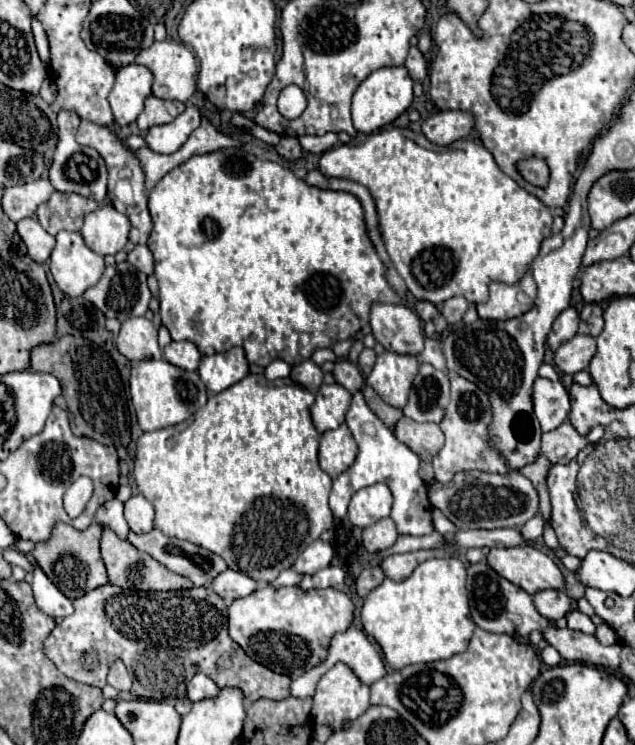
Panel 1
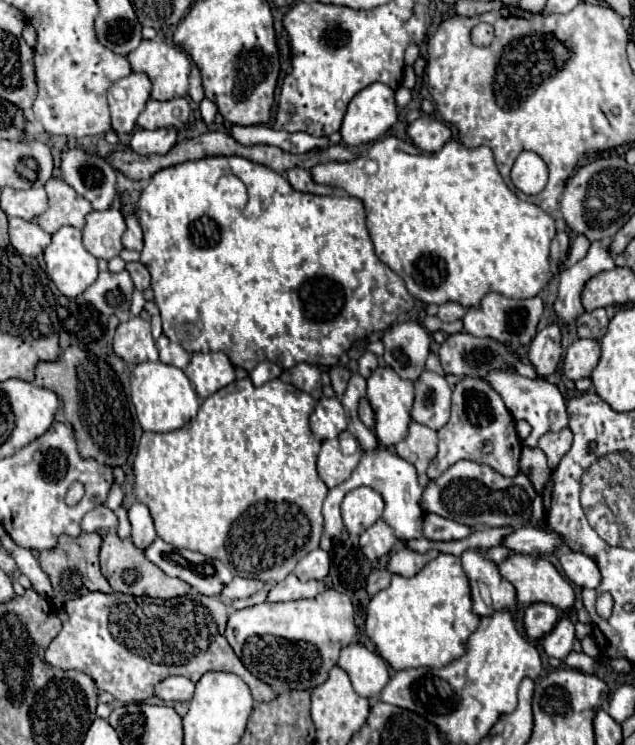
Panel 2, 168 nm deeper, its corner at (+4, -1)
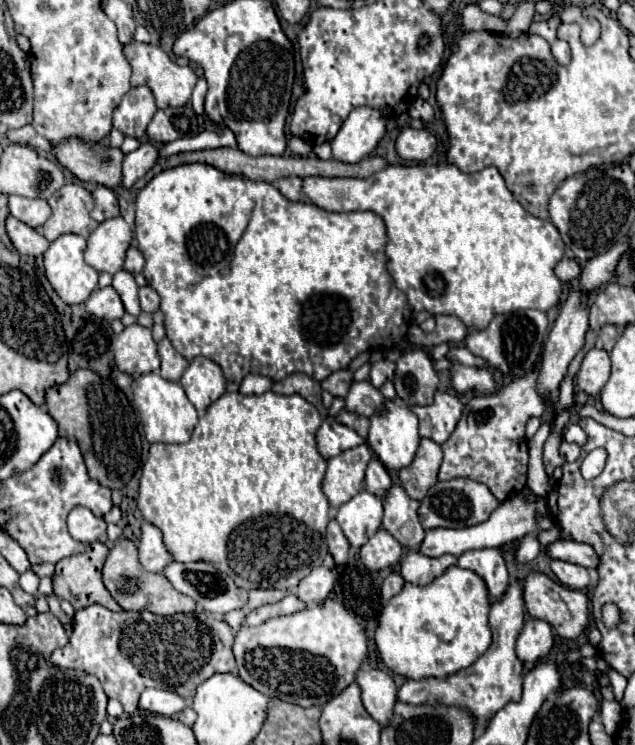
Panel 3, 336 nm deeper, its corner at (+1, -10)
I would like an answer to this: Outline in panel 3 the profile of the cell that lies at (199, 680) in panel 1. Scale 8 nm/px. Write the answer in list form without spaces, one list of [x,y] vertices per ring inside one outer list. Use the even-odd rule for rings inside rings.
[[[146,688],[140,694],[140,702],[138,702],[138,708],[154,712],[154,714],[162,714],[162,716],[174,716],[184,706],[186,706],[184,698],[180,698],[176,692],[156,690],[156,688]]]

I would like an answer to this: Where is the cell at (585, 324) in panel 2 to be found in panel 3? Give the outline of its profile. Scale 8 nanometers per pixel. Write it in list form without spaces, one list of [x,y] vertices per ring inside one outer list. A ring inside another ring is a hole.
[[[604,326],[598,334],[598,340],[596,340],[596,348],[602,348],[606,352],[610,352],[614,348],[618,340],[618,328],[616,326]]]

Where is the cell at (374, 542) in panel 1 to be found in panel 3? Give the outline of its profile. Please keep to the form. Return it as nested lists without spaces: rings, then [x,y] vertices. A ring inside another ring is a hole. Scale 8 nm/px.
[[[380,528],[360,548],[360,560],[368,570],[384,570],[388,566],[394,566],[394,564],[398,564],[400,556],[402,556],[402,546],[384,528]]]

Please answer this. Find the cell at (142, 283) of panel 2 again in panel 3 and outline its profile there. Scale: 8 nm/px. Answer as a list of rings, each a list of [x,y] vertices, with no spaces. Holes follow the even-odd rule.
[[[144,286],[140,288],[140,306],[144,312],[156,312],[160,306],[160,296],[156,294],[154,288]]]

